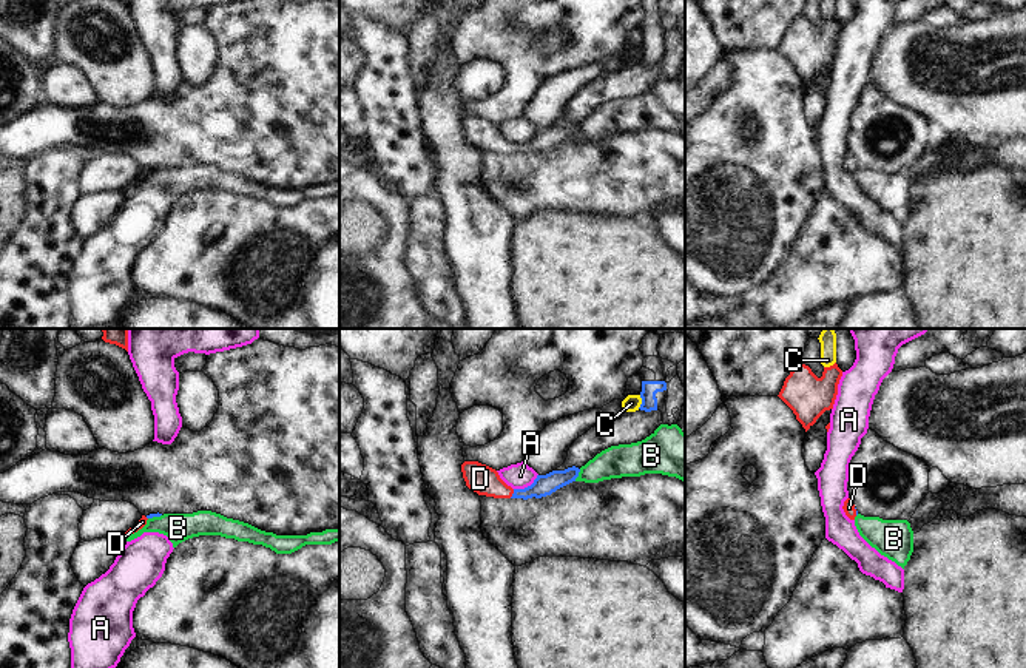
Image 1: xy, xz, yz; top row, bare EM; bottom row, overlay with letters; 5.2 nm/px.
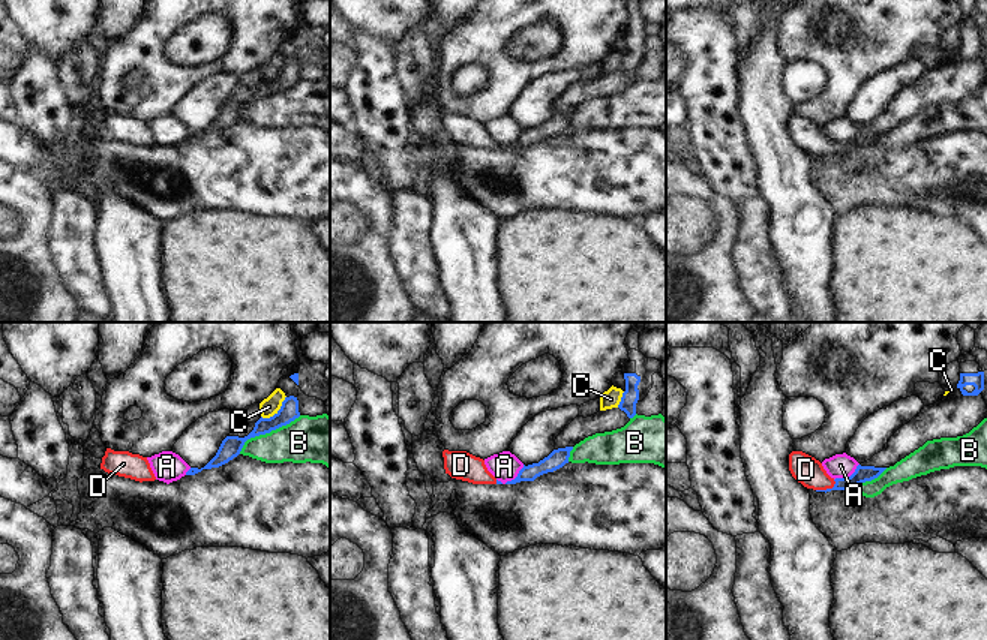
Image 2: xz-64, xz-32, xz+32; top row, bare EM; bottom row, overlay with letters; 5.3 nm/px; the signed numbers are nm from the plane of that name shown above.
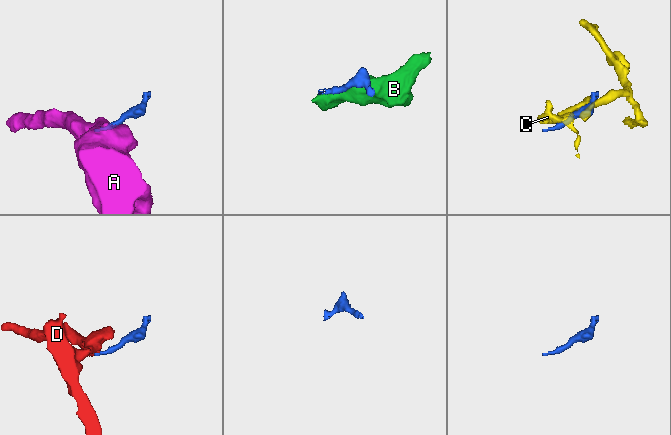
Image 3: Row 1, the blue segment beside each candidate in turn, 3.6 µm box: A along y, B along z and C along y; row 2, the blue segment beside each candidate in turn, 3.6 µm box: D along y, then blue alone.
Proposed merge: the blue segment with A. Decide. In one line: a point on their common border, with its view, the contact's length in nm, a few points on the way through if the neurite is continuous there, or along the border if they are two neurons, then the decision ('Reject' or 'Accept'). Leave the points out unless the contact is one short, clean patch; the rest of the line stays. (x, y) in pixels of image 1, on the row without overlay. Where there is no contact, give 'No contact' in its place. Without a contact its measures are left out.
Touches blue at xz (528, 141). Shared border 150 nm. Boundary: xz (537, 128), (529, 139), (514, 144). Reject.

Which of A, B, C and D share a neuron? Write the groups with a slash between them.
A / B / C / D

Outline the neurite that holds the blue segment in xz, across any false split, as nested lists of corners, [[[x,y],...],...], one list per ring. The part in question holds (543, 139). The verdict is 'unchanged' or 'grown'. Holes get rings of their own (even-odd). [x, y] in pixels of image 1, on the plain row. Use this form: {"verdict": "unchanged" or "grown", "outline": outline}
{"verdict": "grown", "outline": [[[464,116],[461,119],[466,140],[478,150],[494,153],[542,153],[551,150],[557,143],[575,136],[580,123],[572,120],[565,125],[552,125],[546,130],[537,130],[534,137],[525,143],[512,143],[498,130],[498,127],[478,116]]]}

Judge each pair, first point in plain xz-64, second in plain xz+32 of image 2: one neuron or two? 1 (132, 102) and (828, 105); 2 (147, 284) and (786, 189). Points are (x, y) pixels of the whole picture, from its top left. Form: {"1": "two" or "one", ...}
{"1": "one", "2": "one"}

